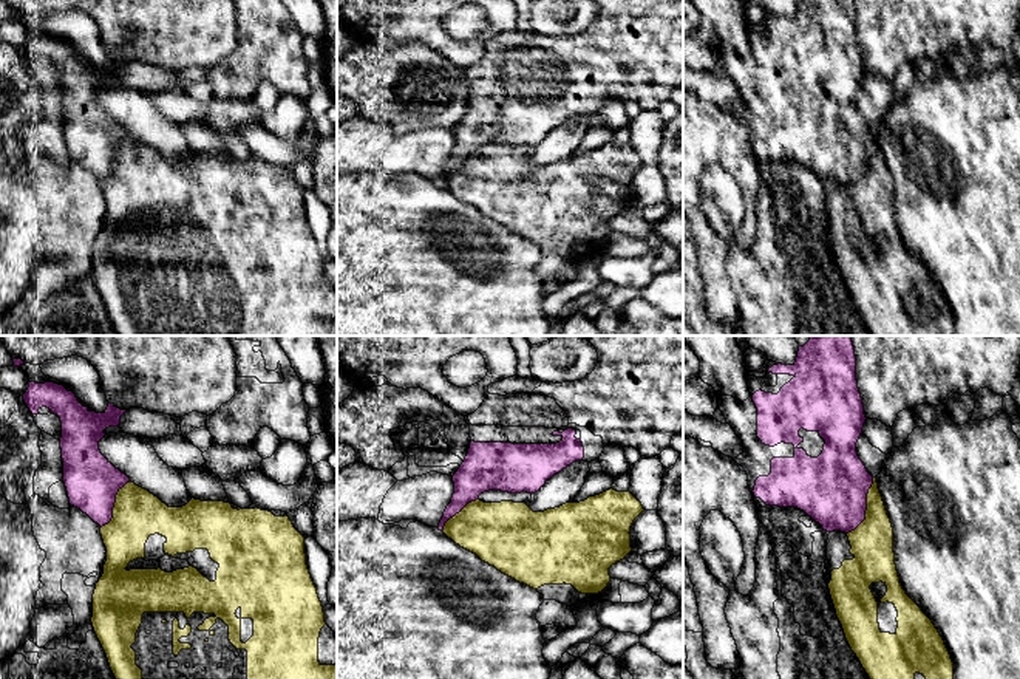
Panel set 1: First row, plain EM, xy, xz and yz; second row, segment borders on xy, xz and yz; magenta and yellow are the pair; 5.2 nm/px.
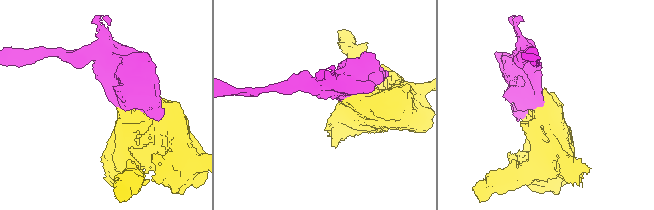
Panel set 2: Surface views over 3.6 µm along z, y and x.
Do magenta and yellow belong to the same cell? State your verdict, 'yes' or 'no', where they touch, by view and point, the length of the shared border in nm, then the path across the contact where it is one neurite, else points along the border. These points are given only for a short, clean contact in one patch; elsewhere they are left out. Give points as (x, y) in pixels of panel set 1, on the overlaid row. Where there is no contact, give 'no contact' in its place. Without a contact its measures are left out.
no | yz (866, 508) | 320 nm | along yz (873, 478), (867, 494), (866, 517), (847, 534)

